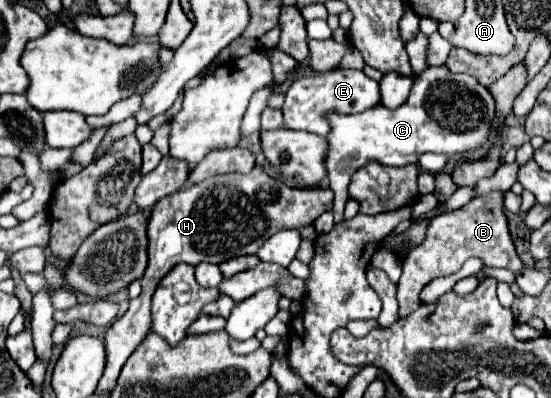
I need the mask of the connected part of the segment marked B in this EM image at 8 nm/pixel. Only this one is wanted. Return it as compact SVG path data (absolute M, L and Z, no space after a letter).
M494 190L494 192L476 194L462 208L430 220L426 238L412 250L412 254L408 254L402 266L402 276L397 283L400 318L408 318L412 312L420 308L418 296L430 280L458 272L468 258L480 258L486 266L492 266L492 268L508 268L516 276L522 274L524 264L516 254L516 248L508 230L506 212L504 212L504 192Z

